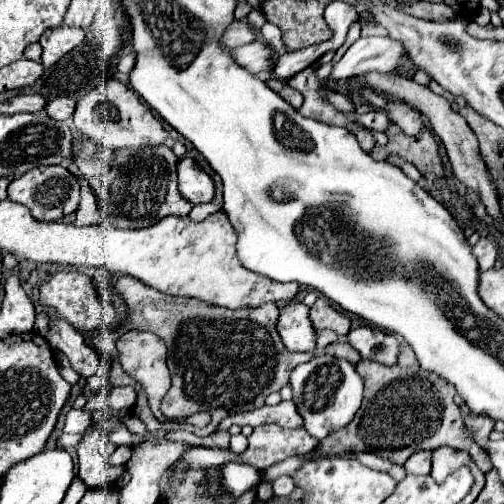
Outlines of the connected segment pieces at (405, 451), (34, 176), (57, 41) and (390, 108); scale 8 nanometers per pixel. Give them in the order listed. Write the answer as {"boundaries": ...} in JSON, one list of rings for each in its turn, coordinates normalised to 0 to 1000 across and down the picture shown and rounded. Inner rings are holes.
{"boundaries":[[[[802,679],[794,687],[794,718],[782,726],[758,726],[738,714],[714,714],[706,722],[710,742],[722,750],[722,794],[702,833],[655,857],[623,905],[679,905],[702,897],[738,897],[782,921],[802,921],[825,893],[865,893],[873,885],[897,885],[937,905],[948,929],[968,940],[976,917],[968,901],[917,857],[917,821],[901,802],[905,770],[861,738],[833,730],[821,694]]],[[[79,329],[24,357],[16,369],[16,393],[24,401],[48,405],[79,440],[115,440],[155,413],[159,365],[127,329]]],[[[123,48],[115,56],[91,60],[79,75],[79,87],[87,95],[87,103],[83,103],[87,135],[99,135],[103,127],[111,127],[127,107],[135,107],[163,79],[167,79],[167,60],[151,56],[151,52]]],[[[774,202],[762,218],[770,222],[774,242],[782,242],[810,270],[821,270],[825,262],[833,262],[841,254],[837,226],[802,202]]]]}

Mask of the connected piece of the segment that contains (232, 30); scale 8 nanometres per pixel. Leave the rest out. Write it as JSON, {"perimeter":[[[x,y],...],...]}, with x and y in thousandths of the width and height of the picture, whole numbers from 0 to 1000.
{"perimeter":[[[464,40],[464,44],[448,56],[448,63],[440,67],[440,87],[444,87],[444,95],[460,99],[460,95],[468,95],[468,91],[492,87],[492,83],[504,79],[504,75],[508,75],[508,67],[504,67],[504,56],[500,56],[496,48],[476,44],[476,40]]]}

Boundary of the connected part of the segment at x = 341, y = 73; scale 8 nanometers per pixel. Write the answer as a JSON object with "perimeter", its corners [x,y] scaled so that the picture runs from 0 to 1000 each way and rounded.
{"perimeter":[[[734,71],[706,79],[690,103],[663,127],[655,159],[698,159],[706,151],[718,151],[726,143],[778,143],[798,111],[802,111],[798,87],[790,87],[778,75],[758,71]]]}

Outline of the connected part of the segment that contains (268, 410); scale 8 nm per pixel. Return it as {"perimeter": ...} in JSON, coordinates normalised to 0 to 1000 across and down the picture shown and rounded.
{"perimeter":[[[556,798],[552,806],[520,806],[512,813],[452,825],[437,837],[437,853],[452,853],[460,841],[472,845],[516,845],[516,841],[556,841],[560,849],[595,849],[603,841],[599,825],[587,817],[583,798]]]}

